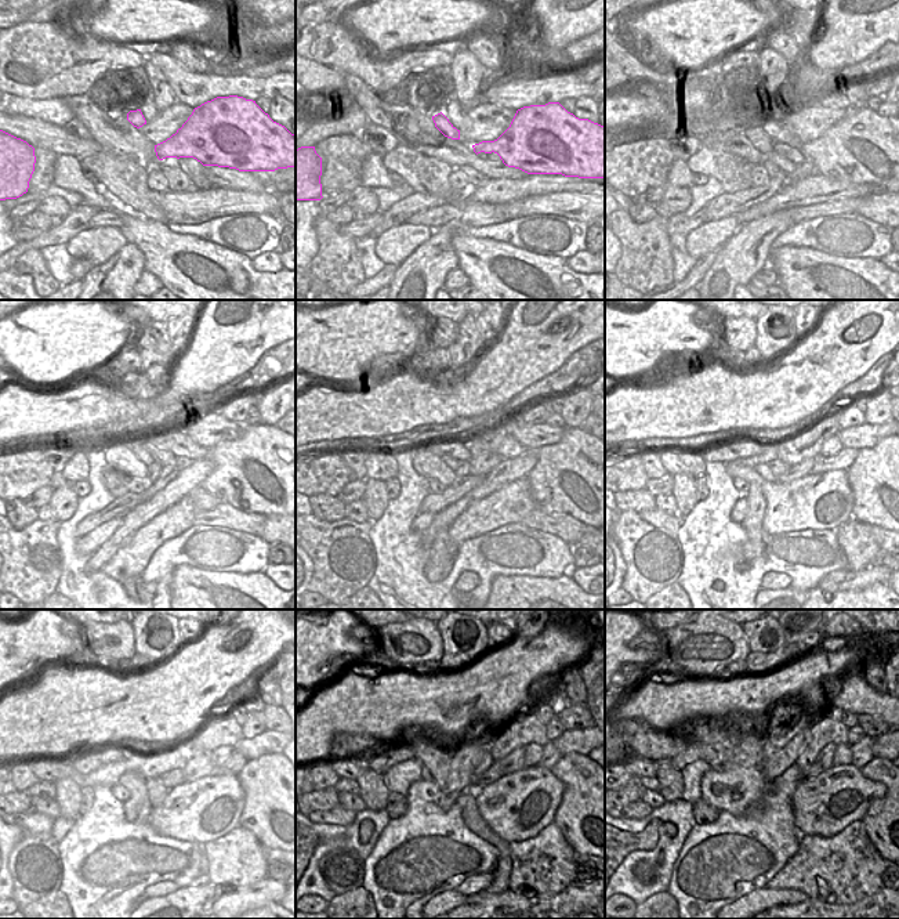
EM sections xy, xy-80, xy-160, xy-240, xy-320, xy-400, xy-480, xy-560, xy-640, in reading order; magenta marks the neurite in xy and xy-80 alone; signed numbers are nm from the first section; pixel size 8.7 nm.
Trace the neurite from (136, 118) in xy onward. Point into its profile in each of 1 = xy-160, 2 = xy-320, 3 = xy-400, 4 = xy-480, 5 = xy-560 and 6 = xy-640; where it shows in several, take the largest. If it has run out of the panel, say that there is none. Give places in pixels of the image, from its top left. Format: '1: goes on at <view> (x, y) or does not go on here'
1: goes on at xy-160 (758, 138)
2: goes on at xy-320 (450, 462)
3: goes on at xy-400 (762, 470)
4: goes on at xy-480 (156, 791)
5: goes on at xy-560 (472, 820)
6: goes on at xy-640 (767, 890)

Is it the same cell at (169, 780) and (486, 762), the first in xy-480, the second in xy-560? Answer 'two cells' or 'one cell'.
two cells

